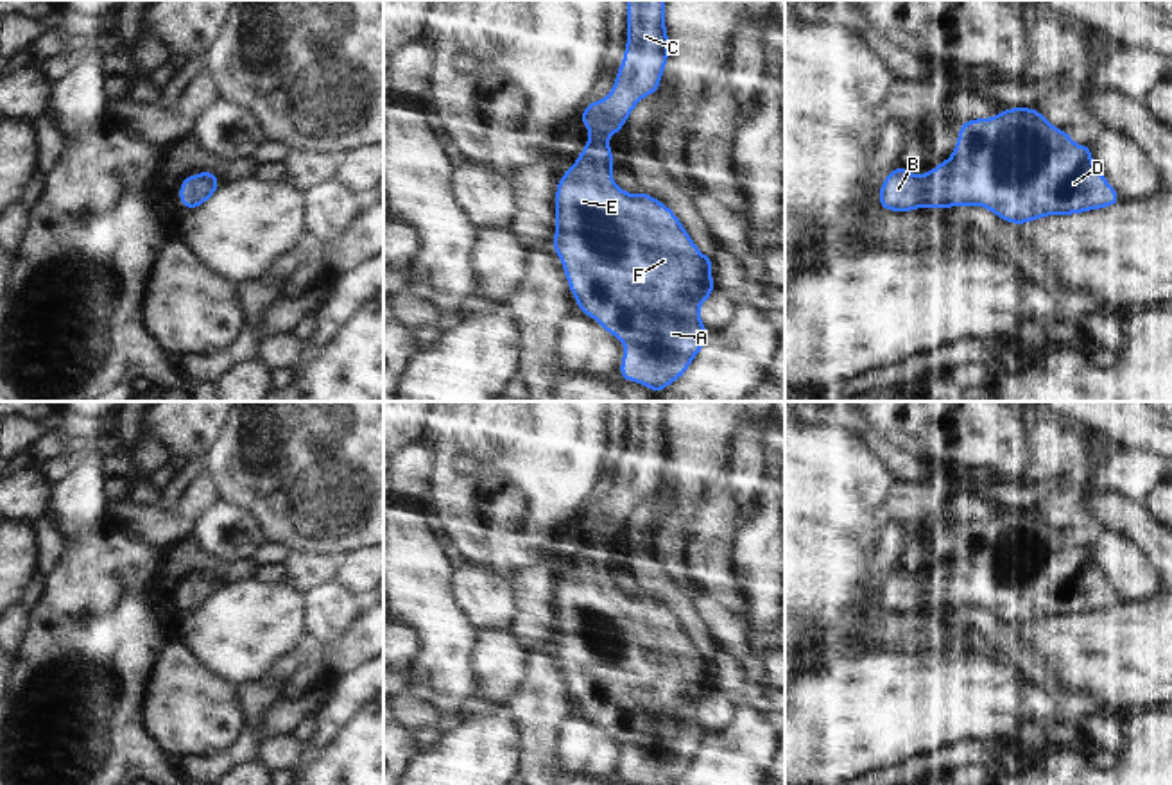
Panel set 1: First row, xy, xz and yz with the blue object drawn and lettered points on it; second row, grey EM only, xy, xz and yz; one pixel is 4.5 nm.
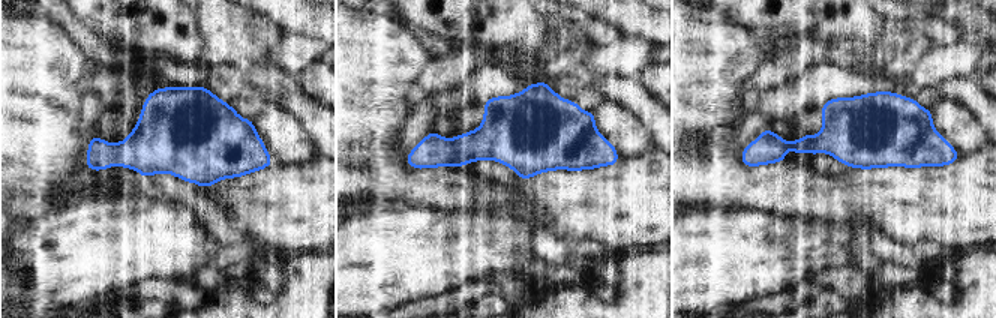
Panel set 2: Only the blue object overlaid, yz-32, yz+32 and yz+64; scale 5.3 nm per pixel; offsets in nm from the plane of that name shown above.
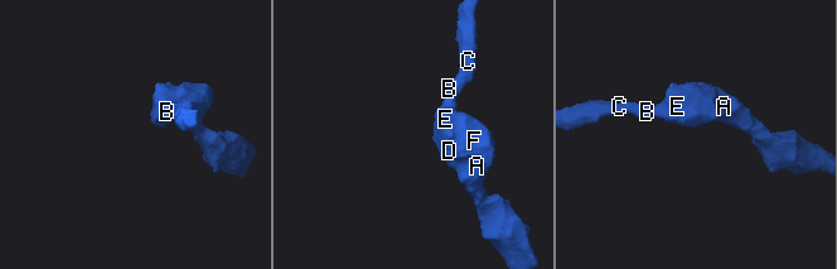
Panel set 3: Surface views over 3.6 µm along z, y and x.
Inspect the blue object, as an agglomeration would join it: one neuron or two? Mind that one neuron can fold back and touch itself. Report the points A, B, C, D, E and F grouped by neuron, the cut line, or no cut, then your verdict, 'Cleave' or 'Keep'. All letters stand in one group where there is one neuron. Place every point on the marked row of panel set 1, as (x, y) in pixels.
Groups: A B C D E F. No split. Keep

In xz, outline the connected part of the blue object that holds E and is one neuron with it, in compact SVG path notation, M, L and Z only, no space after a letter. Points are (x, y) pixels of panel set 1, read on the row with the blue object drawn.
M627 0L624 59L608 97L591 100L579 116L591 134L556 186L552 238L577 310L625 346L618 369L624 382L647 385L654 396L677 382L706 344L710 332L699 310L715 294L713 258L699 251L679 217L645 192L622 190L611 174L615 156L608 138L618 134L643 97L656 95L668 63L665 2Z

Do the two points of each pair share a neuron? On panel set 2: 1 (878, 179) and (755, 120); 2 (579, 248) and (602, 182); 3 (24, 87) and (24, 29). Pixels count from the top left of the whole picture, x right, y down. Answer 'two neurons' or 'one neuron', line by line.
1: one neuron
2: two neurons
3: one neuron

